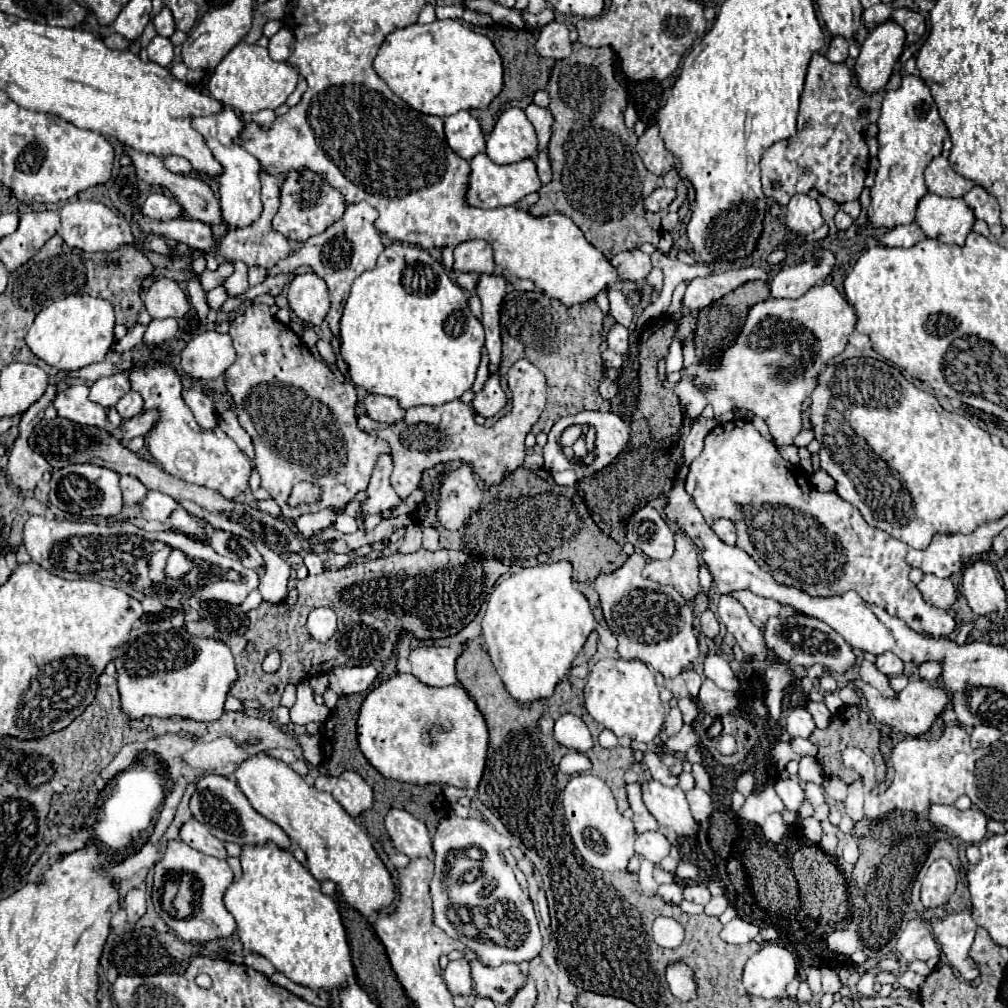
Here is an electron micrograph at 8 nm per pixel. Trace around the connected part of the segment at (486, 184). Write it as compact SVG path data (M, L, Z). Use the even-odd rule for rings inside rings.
M479 153L471 159L469 165L471 165L471 183L469 183L469 191L467 191L467 201L473 207L495 209L495 207L503 207L503 205L515 205L525 195L539 191L543 185L537 175L535 163L531 159L523 159L519 163L509 163L509 165L497 165L485 153Z

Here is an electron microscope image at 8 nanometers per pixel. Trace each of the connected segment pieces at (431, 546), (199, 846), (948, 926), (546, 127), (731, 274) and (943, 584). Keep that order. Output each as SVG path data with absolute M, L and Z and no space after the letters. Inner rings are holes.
M435 527L423 529L423 547L429 551L435 551L439 547L439 531Z
M191 819L191 821L187 821L183 825L181 841L185 841L189 847L193 847L193 849L197 849L197 851L201 851L205 855L227 859L227 851L223 847L223 841L213 837L197 819Z
M967 911L945 917L943 921L931 923L933 937L941 945L941 951L947 957L947 963L965 979L973 981L979 977L979 969L975 967L969 951L971 941L975 937L977 923Z
M531 103L527 109L525 109L527 117L531 119L531 123L535 125L535 131L539 135L539 149L543 149L547 143L549 143L549 137L551 137L551 125L553 125L553 115L547 107L539 107L535 103Z
M747 267L747 269L737 269L737 271L727 271L719 275L707 275L707 277L697 277L689 283L685 291L685 307L691 311L699 311L707 307L709 303L721 299L723 295L735 291L739 285L747 281L769 281L769 273L763 267Z
M925 575L923 581L917 587L923 593L923 597L931 605L935 605L939 609L949 609L957 601L957 593L955 593L955 587L953 587L951 579L941 579L941 577L935 577L935 575Z

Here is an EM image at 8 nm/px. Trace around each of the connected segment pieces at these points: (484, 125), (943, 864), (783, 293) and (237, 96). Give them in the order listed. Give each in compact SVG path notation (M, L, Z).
M491 25L491 27L485 27L481 29L483 35L487 35L495 49L499 51L501 59L503 59L503 69L505 69L505 85L503 85L503 91L491 101L491 105L487 109L477 109L477 111L471 111L475 115L475 119L479 121L481 129L485 135L489 135L495 127L495 121L499 117L499 113L507 107L527 107L531 101L533 101L533 95L539 91L539 89L545 89L547 87L547 81L549 81L549 71L553 69L553 59L545 59L541 57L537 51L535 51L535 35L529 31L529 29L509 29L505 25Z
M947 859L934 861L921 885L921 903L925 907L943 907L957 887L955 869Z
M815 247L813 255L809 255L803 263L781 269L779 275L773 277L771 297L781 299L799 299L805 295L813 285L825 281L835 267L835 255L827 247Z
M245 41L237 43L225 55L225 59L215 67L207 83L207 89L215 99L219 99L227 107L243 115L251 115L261 109L277 109L287 101L287 97L295 87L297 87L297 71L291 65L273 61L265 47L249 45Z

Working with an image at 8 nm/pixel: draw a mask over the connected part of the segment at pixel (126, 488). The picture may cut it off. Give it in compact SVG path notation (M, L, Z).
M121 475L121 489L123 489L125 505L139 505L147 495L147 487L131 475Z

